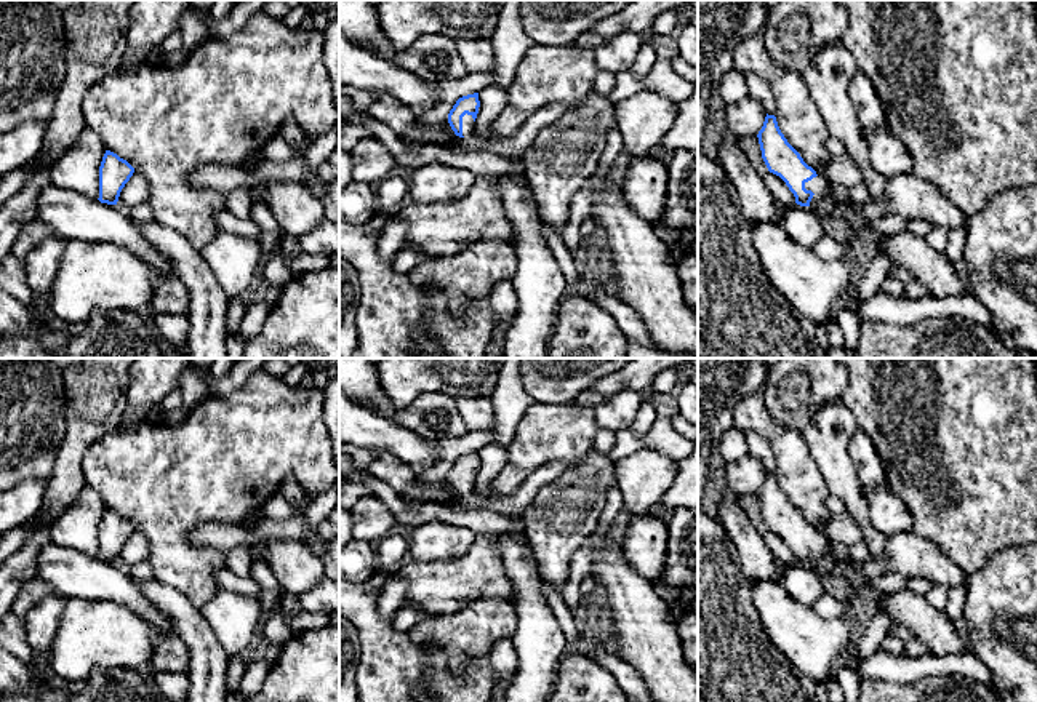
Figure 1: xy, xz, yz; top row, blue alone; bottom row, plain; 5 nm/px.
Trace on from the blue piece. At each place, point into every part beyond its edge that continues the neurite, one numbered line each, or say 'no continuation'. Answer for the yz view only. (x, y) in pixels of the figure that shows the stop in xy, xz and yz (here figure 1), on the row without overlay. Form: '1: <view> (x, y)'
1: yz (842, 584)

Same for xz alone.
1: xz (468, 480)

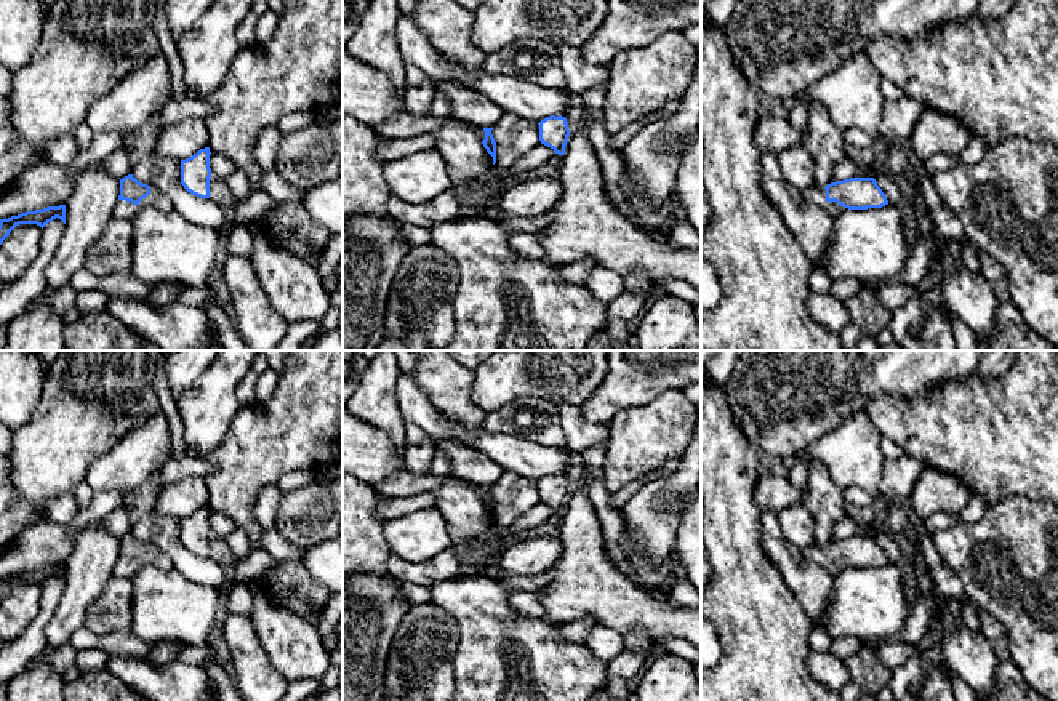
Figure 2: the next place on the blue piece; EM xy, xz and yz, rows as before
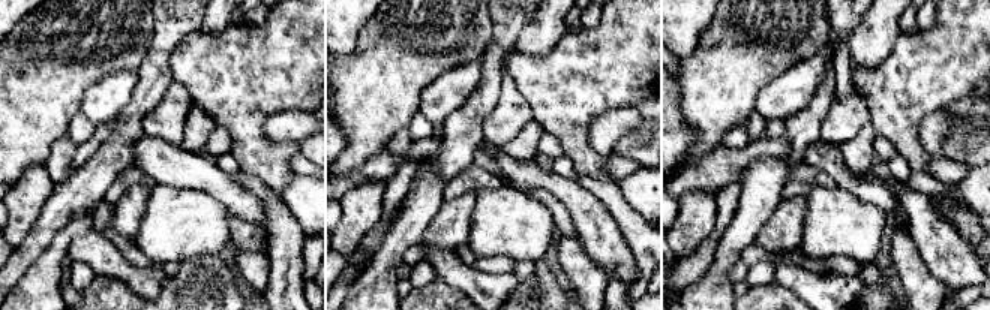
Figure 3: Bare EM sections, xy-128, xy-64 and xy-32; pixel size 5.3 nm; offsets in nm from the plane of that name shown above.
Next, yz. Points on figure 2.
1: yz (813, 554)

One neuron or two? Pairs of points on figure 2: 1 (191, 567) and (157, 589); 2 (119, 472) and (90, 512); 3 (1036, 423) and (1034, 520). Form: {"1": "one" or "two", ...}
{"1": "two", "2": "two", "3": "two"}

